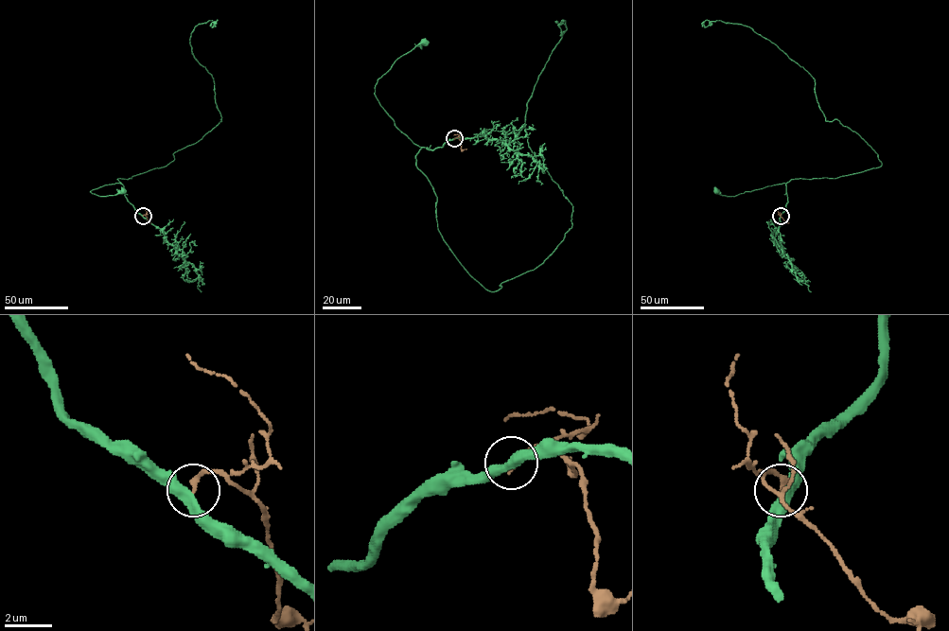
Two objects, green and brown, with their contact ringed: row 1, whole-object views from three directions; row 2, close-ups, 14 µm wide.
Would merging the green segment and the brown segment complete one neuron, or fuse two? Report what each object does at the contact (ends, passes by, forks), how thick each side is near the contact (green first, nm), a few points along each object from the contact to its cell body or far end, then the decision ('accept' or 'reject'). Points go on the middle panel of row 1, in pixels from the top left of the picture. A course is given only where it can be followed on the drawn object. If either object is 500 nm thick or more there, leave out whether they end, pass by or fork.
green passes by; brown ends there; 400 nm thick on the green side, 220 nm on the other; green runs (454, 139), (432, 149), (414, 144), (395, 126), (375, 95), (377, 80), (394, 62), (424, 42); brown runs (454, 139), (460, 139), (461, 148), (466, 148); reject

